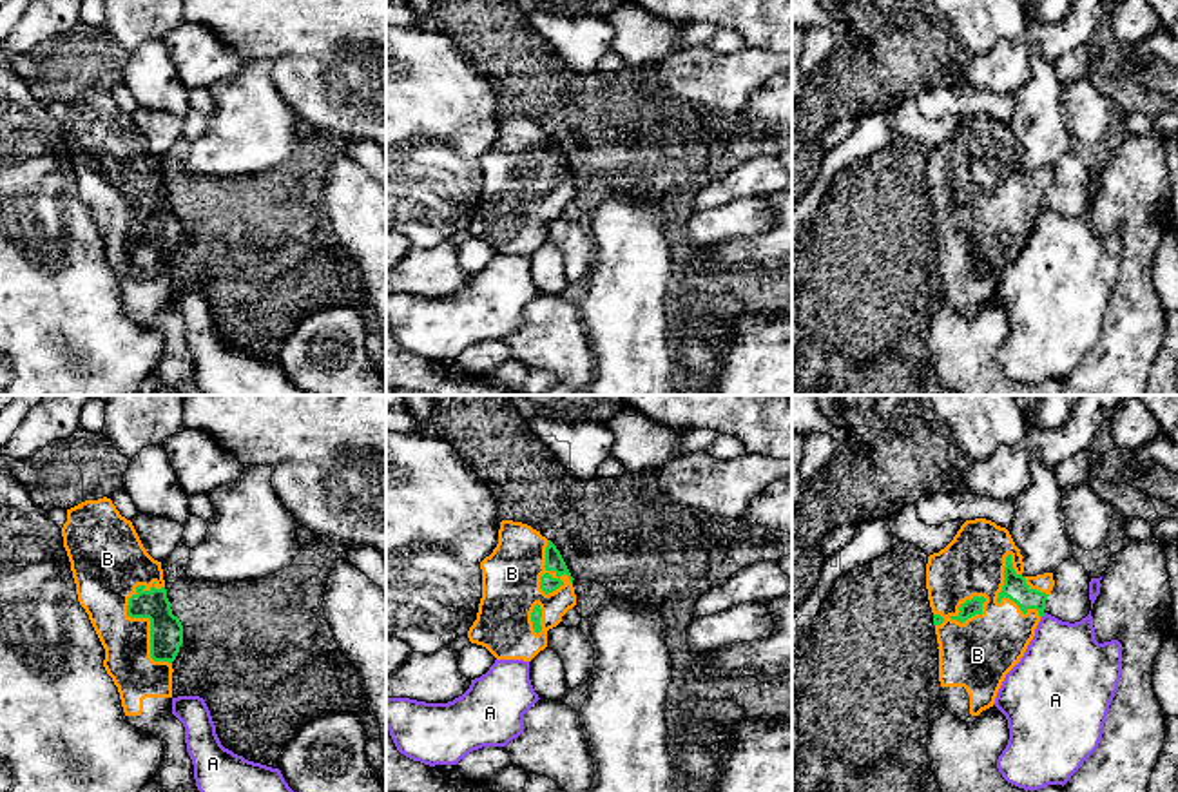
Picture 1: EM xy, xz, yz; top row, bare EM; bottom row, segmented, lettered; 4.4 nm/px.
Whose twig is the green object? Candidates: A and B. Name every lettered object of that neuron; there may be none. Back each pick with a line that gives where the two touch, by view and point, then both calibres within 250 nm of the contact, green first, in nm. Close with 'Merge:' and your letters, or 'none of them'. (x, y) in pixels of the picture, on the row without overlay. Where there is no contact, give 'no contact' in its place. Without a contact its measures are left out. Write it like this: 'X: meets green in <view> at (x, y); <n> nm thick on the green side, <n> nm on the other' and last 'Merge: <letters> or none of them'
B: meets green in yz at (999, 191); 110 nm thick on the green side, 300 nm on the other
Merge: B

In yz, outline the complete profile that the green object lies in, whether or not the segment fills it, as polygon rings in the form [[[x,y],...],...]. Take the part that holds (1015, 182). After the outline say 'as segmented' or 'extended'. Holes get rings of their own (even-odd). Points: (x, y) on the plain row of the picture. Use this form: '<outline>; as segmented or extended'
[[[986,112],[966,114],[944,143],[928,150],[926,183],[939,237],[941,294],[964,317],[993,301],[1006,268],[1024,250],[1044,210],[1053,167],[1022,167],[1022,149],[1009,125]]]; extended

